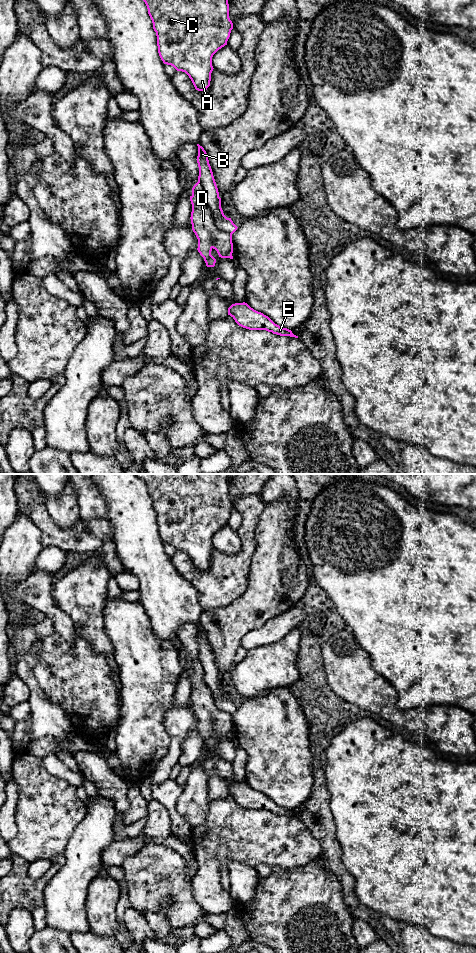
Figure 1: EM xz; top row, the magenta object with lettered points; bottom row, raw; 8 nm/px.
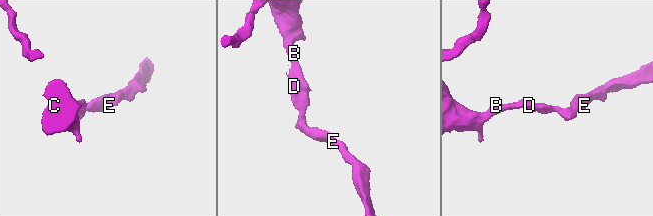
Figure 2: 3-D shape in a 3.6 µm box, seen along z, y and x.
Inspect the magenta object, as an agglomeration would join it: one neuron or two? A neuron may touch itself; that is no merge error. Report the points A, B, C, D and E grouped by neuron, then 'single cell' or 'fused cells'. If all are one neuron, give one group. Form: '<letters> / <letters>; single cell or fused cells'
A B C / D E; fused cells

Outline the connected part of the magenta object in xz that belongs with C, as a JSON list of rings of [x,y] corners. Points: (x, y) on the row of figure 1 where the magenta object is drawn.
[[[143,0],[153,23],[157,36],[158,53],[164,64],[173,66],[177,71],[185,72],[198,91],[210,86],[213,71],[212,57],[227,45],[233,23],[229,18],[228,0]]]

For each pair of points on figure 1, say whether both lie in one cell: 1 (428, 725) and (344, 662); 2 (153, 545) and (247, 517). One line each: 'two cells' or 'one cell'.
1: one cell
2: two cells

